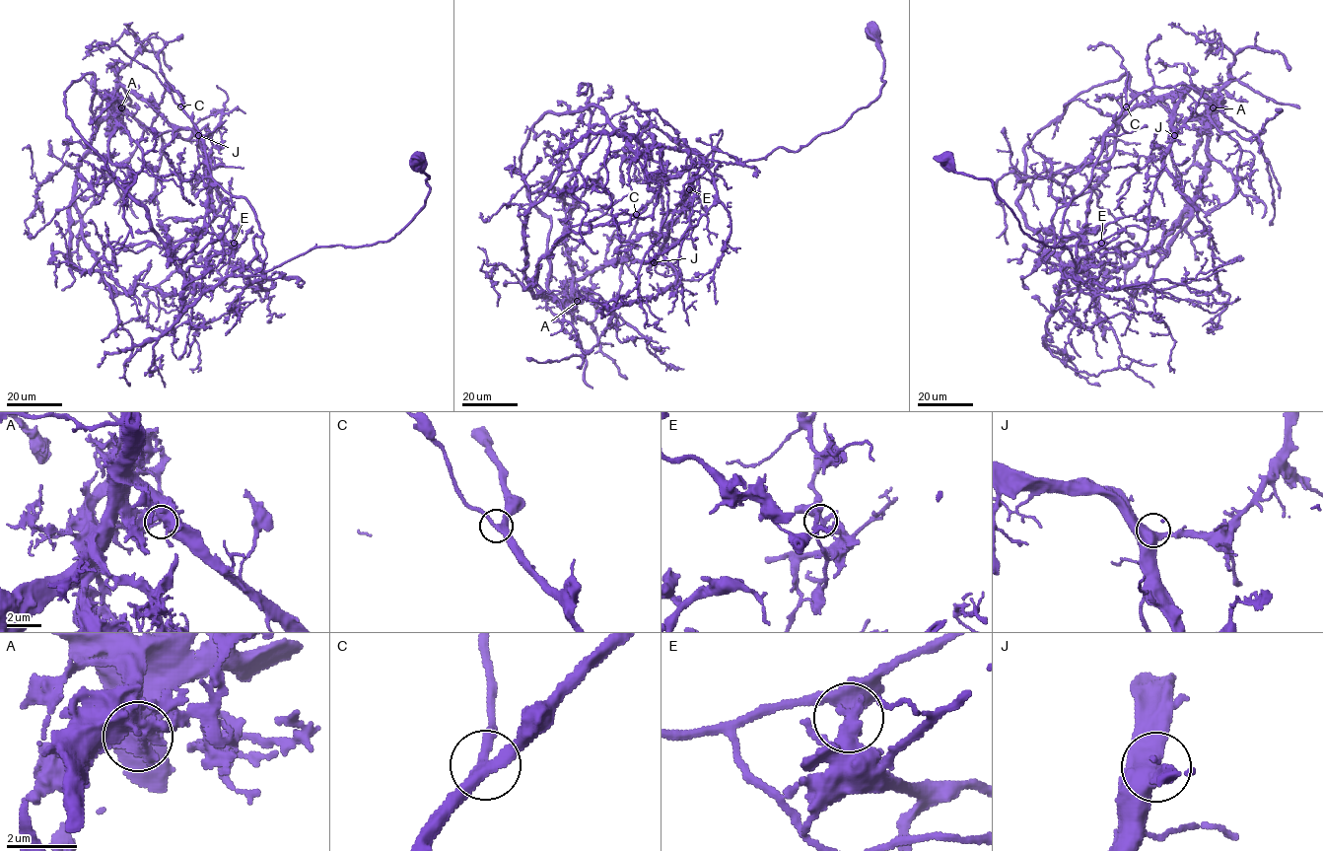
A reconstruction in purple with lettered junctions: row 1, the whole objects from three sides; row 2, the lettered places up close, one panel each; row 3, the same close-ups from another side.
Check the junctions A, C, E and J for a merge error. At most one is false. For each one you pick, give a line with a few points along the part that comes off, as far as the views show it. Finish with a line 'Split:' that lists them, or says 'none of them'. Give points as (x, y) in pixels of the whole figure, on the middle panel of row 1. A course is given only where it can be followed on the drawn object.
E: (689, 189), (678, 141), (687, 165), (739, 164), (872, 102), (870, 22)
Split: E

